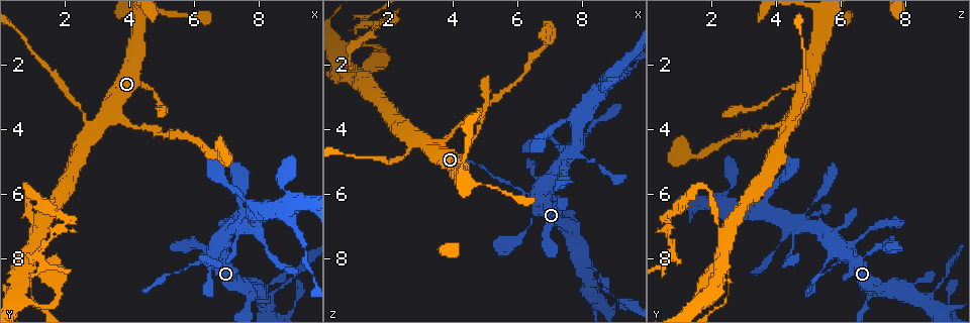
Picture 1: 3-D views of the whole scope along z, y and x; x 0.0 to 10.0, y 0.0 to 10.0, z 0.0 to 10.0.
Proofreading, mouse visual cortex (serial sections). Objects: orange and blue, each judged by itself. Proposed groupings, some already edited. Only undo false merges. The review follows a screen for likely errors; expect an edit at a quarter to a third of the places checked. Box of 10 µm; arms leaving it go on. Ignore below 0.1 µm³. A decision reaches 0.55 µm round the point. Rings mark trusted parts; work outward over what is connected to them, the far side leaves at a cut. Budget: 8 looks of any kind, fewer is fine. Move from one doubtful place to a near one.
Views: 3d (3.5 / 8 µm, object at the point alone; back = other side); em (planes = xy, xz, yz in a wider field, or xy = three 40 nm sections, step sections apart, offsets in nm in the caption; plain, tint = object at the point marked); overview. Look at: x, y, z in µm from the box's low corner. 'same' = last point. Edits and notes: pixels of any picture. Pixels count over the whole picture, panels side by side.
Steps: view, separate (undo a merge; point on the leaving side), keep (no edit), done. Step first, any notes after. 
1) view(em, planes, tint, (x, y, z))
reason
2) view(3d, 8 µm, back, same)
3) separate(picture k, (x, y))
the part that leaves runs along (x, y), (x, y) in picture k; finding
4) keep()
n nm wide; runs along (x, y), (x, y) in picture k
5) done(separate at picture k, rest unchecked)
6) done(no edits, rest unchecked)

view(3d, 3.5 µm, (7.00, 7.25, 6.70))

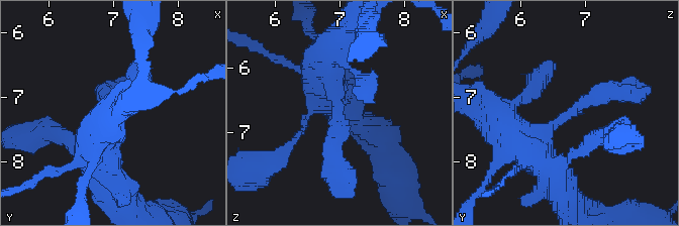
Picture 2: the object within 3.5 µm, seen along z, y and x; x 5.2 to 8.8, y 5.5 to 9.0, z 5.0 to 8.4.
view(em, xy, step 3, tint, (6.95, 7.30, 6.75))
need the tissue

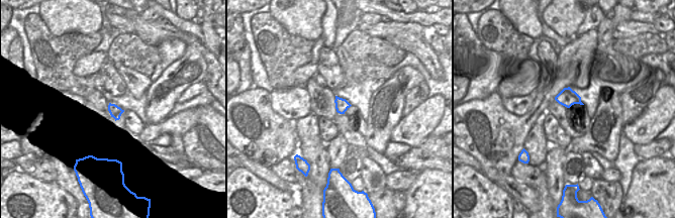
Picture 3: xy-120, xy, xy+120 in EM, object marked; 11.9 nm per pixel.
keep()
runs along (328, 87), (342, 175) in picture 2; one cell here

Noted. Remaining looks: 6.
view(3d, 8 µm, (7.65, 6.95, 4.80))
sharp bend

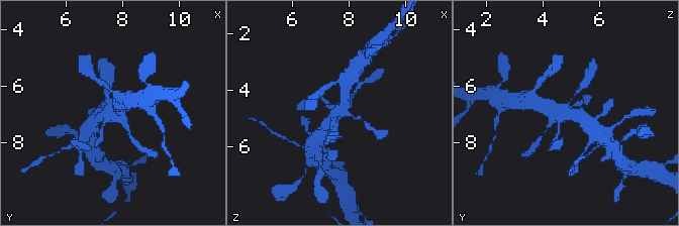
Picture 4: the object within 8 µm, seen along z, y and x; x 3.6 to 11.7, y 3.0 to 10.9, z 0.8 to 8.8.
view(em, xy, step 3, tint, same)
now the EM

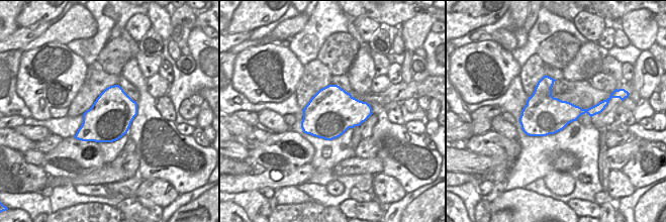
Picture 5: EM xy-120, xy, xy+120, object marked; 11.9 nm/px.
keep()
runs along (320, 134), (345, 105), (345, 90) in picture 4; one cell here

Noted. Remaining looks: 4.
view(3d, 3.5 µm, back, (2.60, 3.80, 4.60))
three-way junction

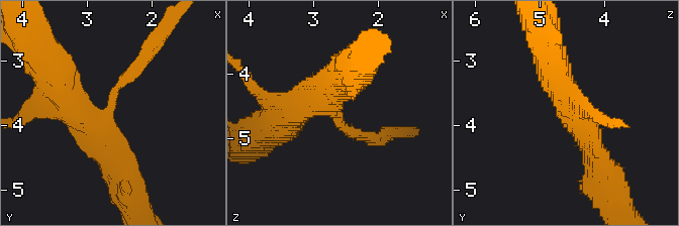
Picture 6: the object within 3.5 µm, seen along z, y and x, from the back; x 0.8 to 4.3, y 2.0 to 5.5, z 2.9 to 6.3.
separate(picture 6, (359, 133))
the part that leaves runs along (337, 119), (354, 134), (391, 134) in picture 6; two cells meet here

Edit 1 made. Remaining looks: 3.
done(separate at picture 6, rest unchecked)

